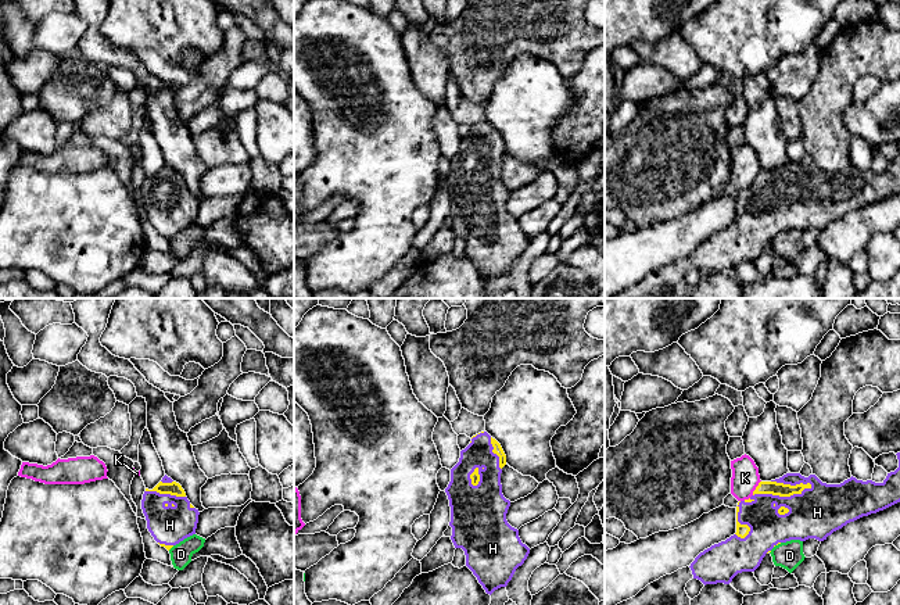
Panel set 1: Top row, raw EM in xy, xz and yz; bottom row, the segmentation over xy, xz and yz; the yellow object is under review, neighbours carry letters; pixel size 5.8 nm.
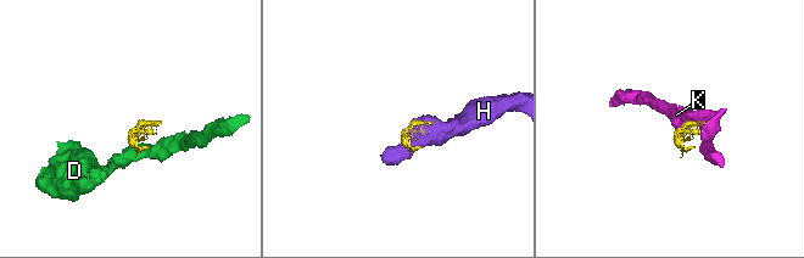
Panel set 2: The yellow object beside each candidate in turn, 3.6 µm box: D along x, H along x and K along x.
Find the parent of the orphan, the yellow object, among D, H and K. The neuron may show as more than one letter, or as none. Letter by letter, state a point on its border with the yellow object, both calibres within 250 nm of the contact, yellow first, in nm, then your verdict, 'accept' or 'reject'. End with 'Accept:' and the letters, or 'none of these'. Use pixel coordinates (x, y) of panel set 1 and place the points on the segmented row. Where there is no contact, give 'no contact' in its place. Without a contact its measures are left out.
D: yz (777, 544) | 20/160 nm | reject
H: yz (782, 496) | 80/300 nm | accept
K: yz (756, 487) | 80/160 nm | reject
Accept: H

